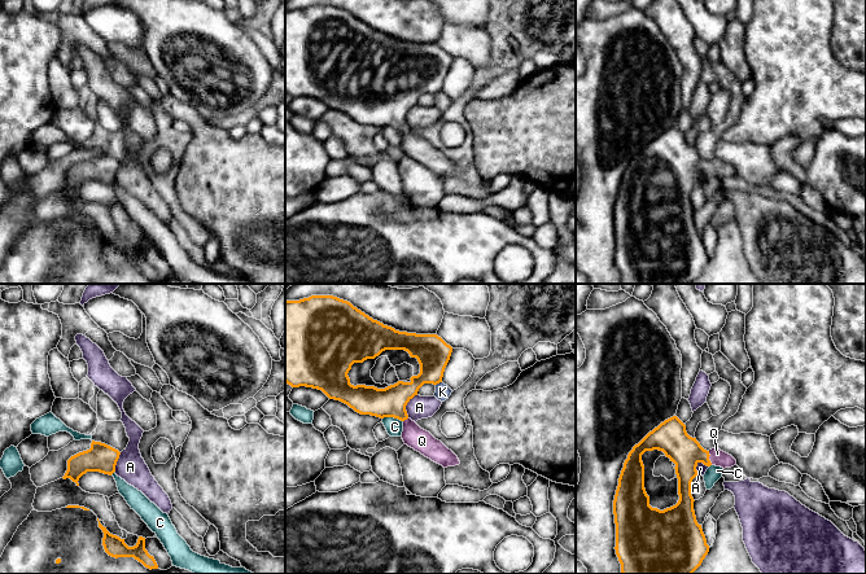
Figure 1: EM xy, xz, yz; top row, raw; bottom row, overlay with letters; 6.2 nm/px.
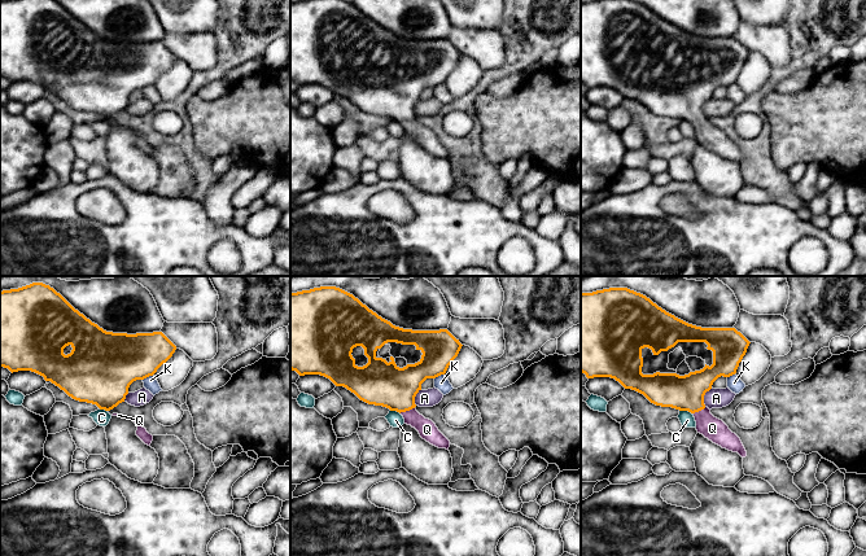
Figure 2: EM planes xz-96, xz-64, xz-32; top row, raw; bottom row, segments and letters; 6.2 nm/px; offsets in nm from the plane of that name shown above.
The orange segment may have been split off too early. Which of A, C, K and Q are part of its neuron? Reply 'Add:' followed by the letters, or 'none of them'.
Add: Q

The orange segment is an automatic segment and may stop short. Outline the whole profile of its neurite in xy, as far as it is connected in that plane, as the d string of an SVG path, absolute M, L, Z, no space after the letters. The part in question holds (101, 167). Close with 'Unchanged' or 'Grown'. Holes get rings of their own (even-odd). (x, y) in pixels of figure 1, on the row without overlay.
M92 150L91 158L71 166L64 189L70 188L79 196L79 188L87 181L100 181L111 185L121 162L105 153Z. Unchanged

